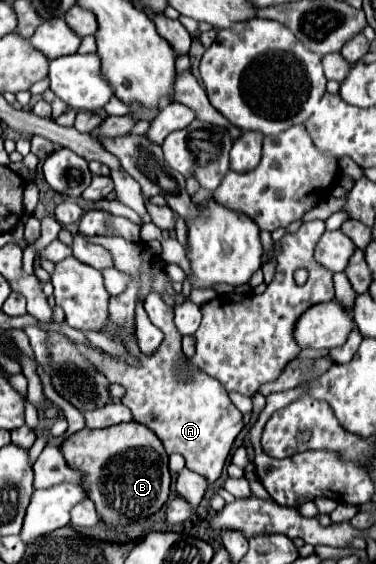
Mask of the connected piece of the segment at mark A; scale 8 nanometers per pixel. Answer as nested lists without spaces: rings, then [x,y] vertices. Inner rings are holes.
[[[150,292],[146,296],[144,310],[148,312],[150,322],[164,332],[164,340],[156,352],[144,354],[136,338],[128,340],[125,348],[123,343],[109,339],[104,333],[90,330],[83,334],[92,345],[99,348],[86,344],[74,346],[86,360],[92,362],[92,366],[96,366],[96,372],[108,378],[108,382],[124,386],[126,392],[122,396],[122,404],[132,410],[134,420],[154,430],[156,436],[164,442],[168,454],[182,454],[186,458],[186,468],[202,474],[212,484],[222,474],[230,448],[244,428],[242,412],[232,404],[224,386],[220,386],[220,382],[216,382],[214,378],[208,378],[206,374],[196,374],[192,382],[180,382],[172,376],[172,368],[168,366],[184,364],[184,354],[180,348],[182,336],[174,326],[174,310],[166,306],[166,302],[156,292]]]

